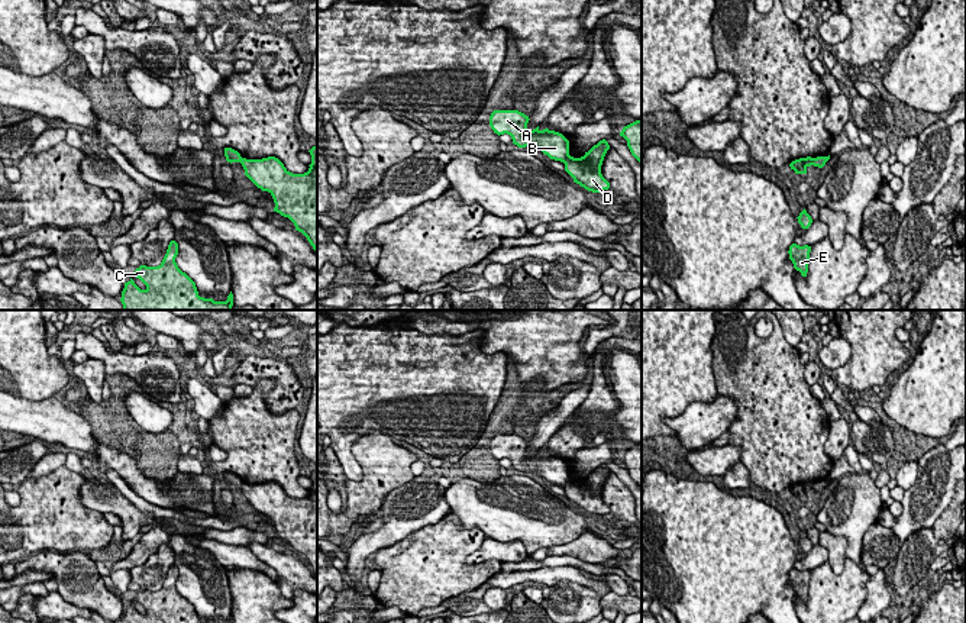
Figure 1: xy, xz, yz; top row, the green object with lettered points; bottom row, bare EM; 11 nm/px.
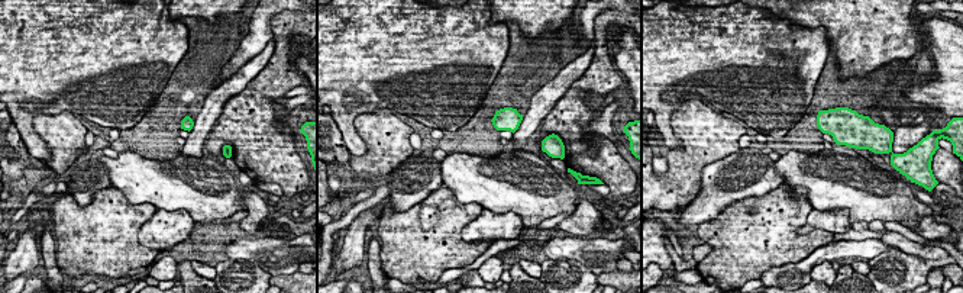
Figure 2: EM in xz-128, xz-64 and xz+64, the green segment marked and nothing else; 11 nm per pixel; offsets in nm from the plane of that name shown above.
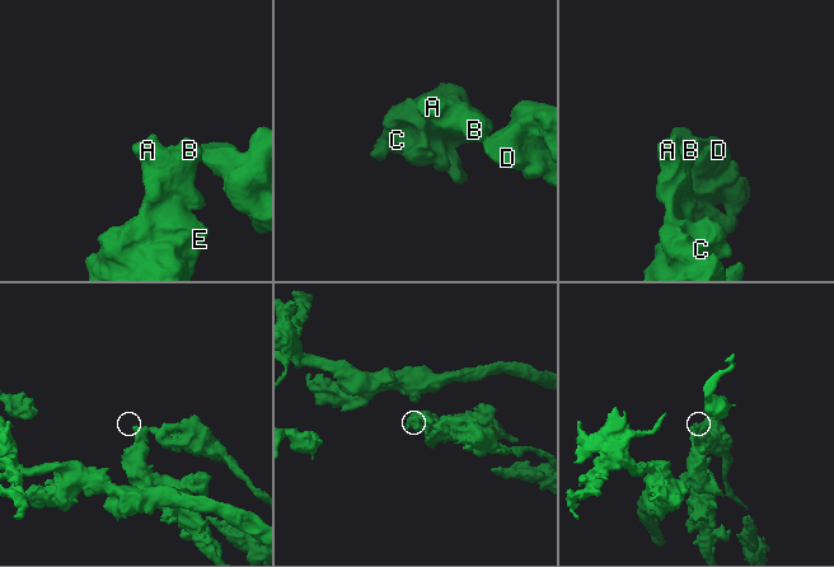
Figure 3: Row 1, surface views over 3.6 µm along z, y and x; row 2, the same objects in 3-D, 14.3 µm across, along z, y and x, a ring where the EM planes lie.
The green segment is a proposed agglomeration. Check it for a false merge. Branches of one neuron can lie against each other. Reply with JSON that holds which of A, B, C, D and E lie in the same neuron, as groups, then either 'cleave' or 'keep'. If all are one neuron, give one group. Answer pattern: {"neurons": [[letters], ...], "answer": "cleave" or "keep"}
{"neurons": [["A", "B", "C", "E"], ["D"]], "answer": "cleave"}

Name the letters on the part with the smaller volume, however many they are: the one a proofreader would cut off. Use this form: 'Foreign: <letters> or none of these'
Foreign: D

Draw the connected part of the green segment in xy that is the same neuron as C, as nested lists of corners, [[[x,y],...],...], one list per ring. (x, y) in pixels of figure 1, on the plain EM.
[[[171,565],[158,591],[140,590],[136,593],[133,600],[146,613],[140,614],[130,603],[125,607],[122,623],[204,623],[198,620],[196,607],[178,593],[177,580],[178,568]]]

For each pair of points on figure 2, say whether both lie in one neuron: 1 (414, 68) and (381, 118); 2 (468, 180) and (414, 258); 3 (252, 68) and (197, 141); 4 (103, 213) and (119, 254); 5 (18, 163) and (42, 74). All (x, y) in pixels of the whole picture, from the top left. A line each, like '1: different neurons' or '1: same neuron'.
1: different neurons
2: different neurons
3: same neuron
4: same neuron
5: different neurons

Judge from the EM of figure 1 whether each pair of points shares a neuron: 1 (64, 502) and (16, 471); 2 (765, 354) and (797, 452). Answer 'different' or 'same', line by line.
1: different
2: same

